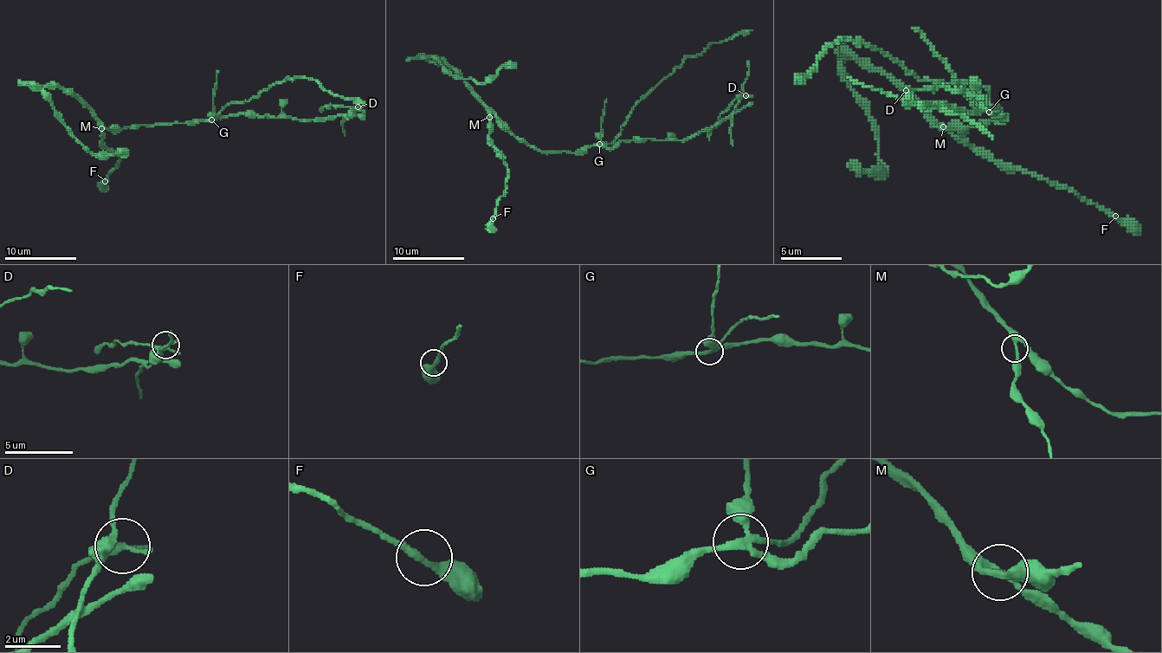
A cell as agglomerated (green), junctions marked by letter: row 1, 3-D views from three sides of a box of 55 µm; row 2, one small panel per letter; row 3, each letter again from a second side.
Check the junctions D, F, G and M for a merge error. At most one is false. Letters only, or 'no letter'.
G

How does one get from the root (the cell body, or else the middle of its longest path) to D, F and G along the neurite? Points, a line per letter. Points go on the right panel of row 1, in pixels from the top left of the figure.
D: (998, 120), (1004, 118), (992, 114), (996, 105), (983, 102), (980, 111), (921, 108), (906, 90)
F: (998, 120), (983, 120), (968, 126), (937, 126), (946, 126), (996, 160), (1072, 188), (1115, 216)
G: (998, 120), (1004, 118), (998, 118), (989, 111)

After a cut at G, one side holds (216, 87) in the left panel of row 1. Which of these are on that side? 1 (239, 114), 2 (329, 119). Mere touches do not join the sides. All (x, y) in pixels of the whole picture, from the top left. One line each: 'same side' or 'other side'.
1: other side
2: other side

